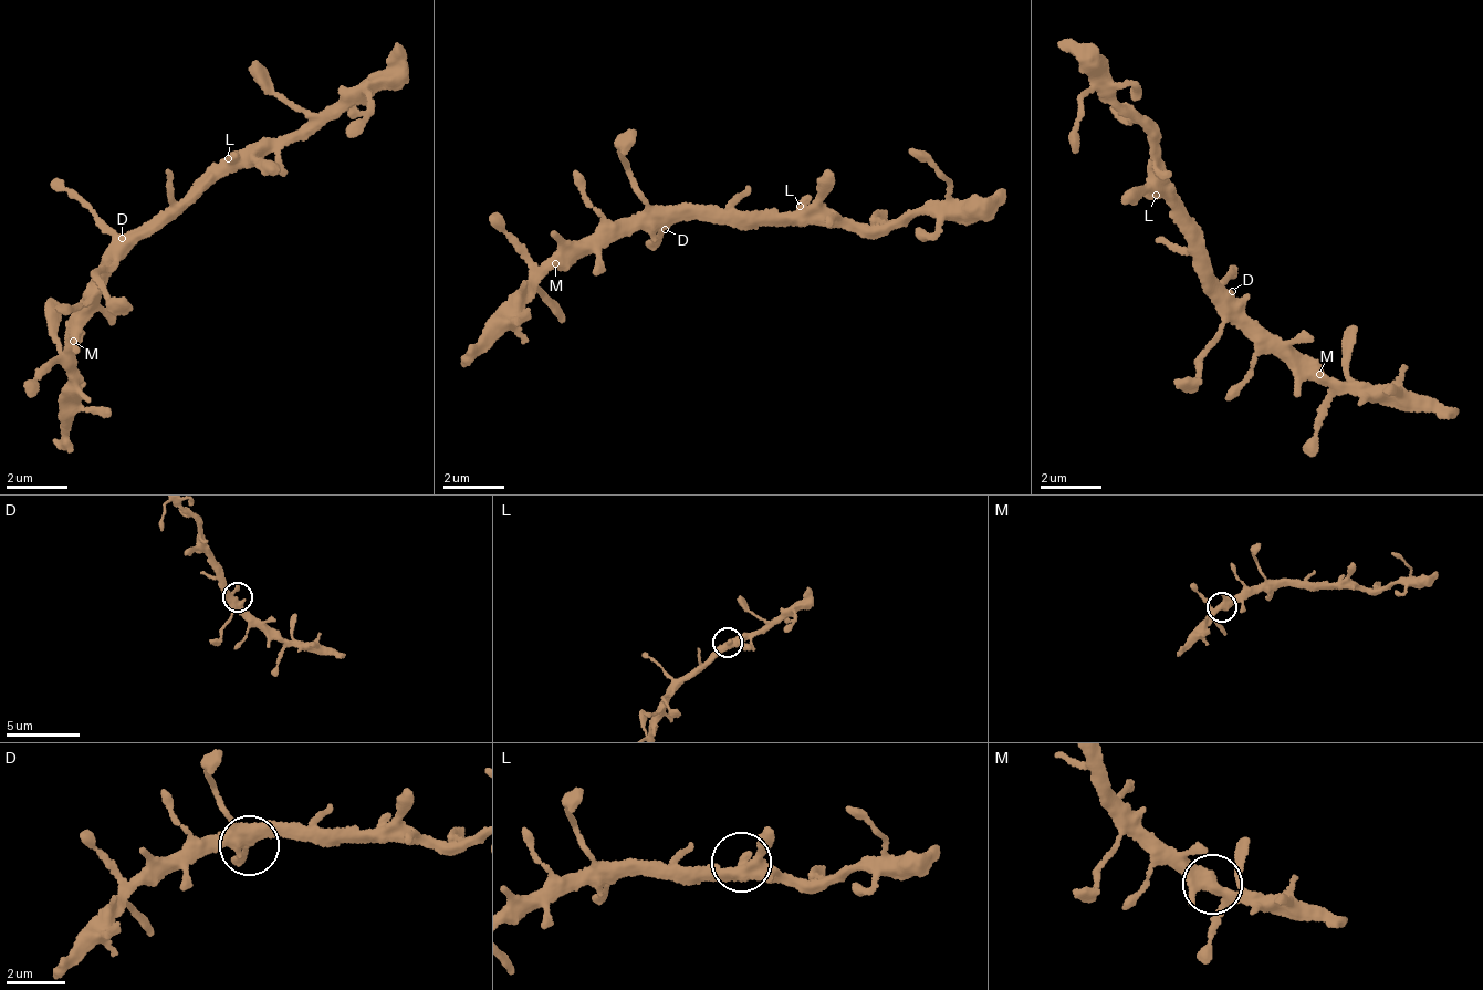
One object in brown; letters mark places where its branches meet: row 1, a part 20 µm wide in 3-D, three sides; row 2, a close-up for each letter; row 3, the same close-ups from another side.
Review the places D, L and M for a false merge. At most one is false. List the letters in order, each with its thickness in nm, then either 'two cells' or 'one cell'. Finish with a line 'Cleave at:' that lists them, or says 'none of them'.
D: 400 nm | one cell
L: 380 nm | one cell
M: 380 nm | one cell
Cleave at: none of them

